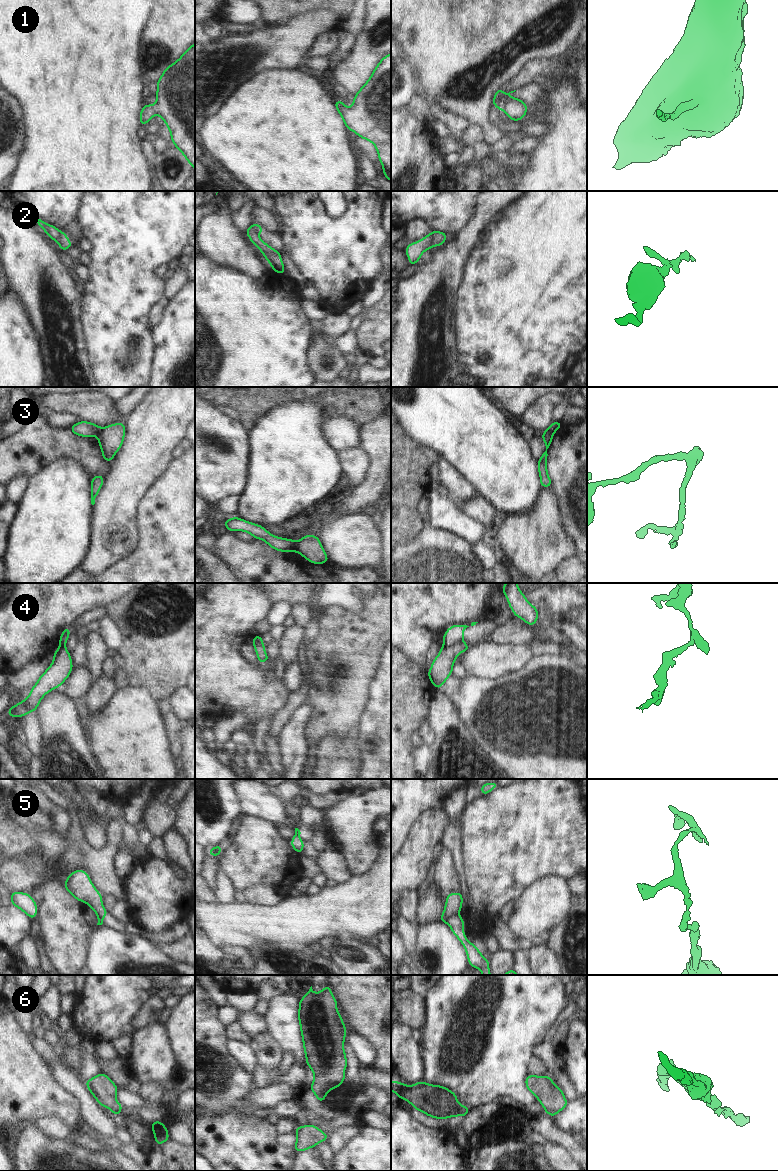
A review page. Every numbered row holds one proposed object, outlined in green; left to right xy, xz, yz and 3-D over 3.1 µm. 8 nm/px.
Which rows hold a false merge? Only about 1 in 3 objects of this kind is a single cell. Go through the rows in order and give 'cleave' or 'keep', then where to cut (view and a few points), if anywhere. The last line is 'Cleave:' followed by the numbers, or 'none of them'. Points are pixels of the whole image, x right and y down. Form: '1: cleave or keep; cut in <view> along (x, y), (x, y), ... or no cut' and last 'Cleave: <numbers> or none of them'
1: keep; no cut
2: cleave; cut in yz along (430, 232), (433, 245)
3: cleave; cut in xz along (295, 542), (297, 551)
4: cleave; cut in yz along (461, 640), (450, 646), (443, 646)
5: cleave; cut in yz along (457, 913), (446, 922)
6: keep; no cut
Cleave: 2, 3, 4, 5

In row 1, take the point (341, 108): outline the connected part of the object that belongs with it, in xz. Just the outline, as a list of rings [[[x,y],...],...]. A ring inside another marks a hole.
[[[391,53],[380,60],[368,81],[355,94],[351,108],[346,107],[343,100],[334,101],[334,105],[348,130],[374,144],[384,176],[391,181]]]

